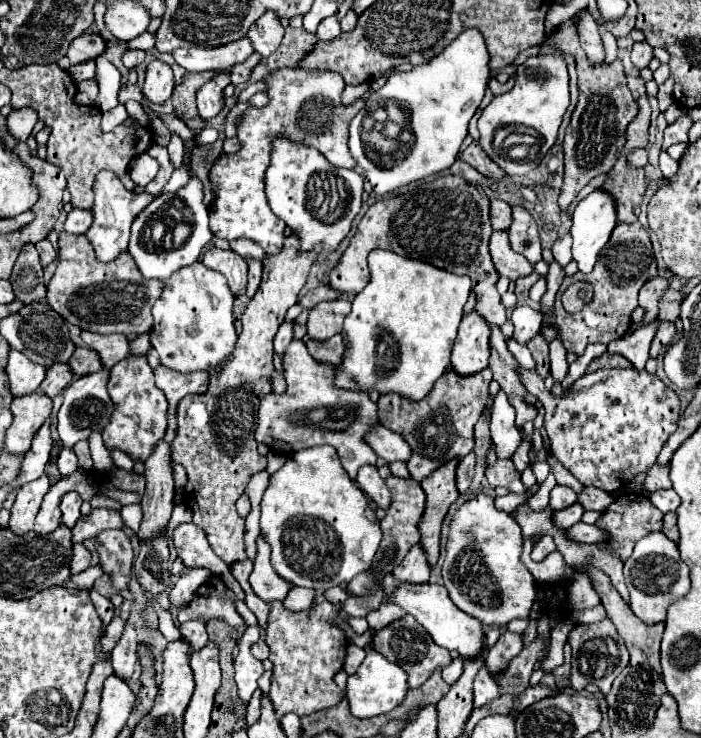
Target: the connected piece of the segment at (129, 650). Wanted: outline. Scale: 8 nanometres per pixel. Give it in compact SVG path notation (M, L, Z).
M126 621L124 631L122 631L122 639L118 641L118 645L112 649L112 667L114 667L114 675L118 675L120 679L130 677L134 673L134 665L138 661L136 655L136 631L132 621Z

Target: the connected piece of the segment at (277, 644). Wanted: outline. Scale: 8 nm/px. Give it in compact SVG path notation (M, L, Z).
M316 595L310 609L302 613L288 613L282 601L274 601L270 607L266 645L270 647L274 669L268 695L274 703L276 717L280 719L286 713L304 717L338 705L344 699L344 693L332 677L342 669L348 641L340 627L330 625L330 603L324 595Z

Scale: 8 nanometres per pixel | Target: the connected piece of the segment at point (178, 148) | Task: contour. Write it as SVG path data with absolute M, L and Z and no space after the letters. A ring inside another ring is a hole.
M172 133L172 141L168 145L168 153L170 153L170 161L174 163L174 167L182 165L182 153L184 153L184 141L180 139L180 135Z

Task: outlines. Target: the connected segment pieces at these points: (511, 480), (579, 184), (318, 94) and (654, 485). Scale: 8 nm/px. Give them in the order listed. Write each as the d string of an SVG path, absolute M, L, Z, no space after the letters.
M498 459L486 469L486 479L490 485L502 485L512 493L526 493L528 489L520 481L520 473L514 469L512 459Z
M570 21L560 25L556 33L556 45L560 47L560 53L572 53L576 57L580 85L580 99L572 113L572 121L566 129L564 139L564 185L560 191L558 205L562 211L566 211L578 191L586 187L594 175L608 173L614 167L616 153L620 153L626 143L626 127L638 115L638 103L626 85L622 63L614 61L612 65L602 63L598 67L592 67L584 51L578 49L578 35Z
M280 69L274 75L270 75L266 79L266 83L268 83L270 103L262 109L256 109L256 107L248 109L244 113L242 125L238 127L238 139L242 141L242 149L234 155L218 157L210 169L210 183L214 183L214 193L216 193L214 213L210 215L210 229L220 239L232 241L232 239L244 237L244 239L256 241L266 253L278 253L284 243L286 225L268 209L268 201L266 201L266 193L264 193L264 173L268 167L270 141L278 135L288 135L292 141L300 141L300 143L306 143L306 145L318 149L334 167L354 169L356 161L354 161L354 157L350 157L350 151L348 151L348 125L354 119L354 115L364 107L364 101L358 99L354 105L344 107L340 103L340 97L342 97L346 83L342 81L342 77L338 77L338 73L330 73L330 71Z
M654 463L646 475L646 481L644 481L644 491L658 491L658 489L670 489L670 479L668 479L668 471L670 471L670 465L658 465Z

